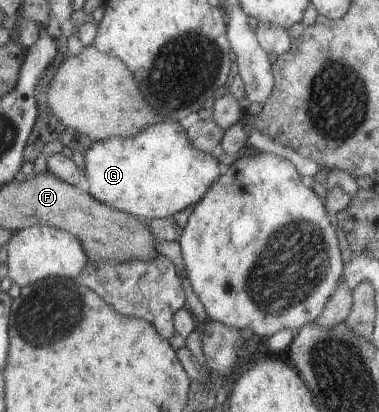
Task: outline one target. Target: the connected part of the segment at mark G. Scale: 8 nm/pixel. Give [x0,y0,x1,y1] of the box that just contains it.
[84,120,220,221]

